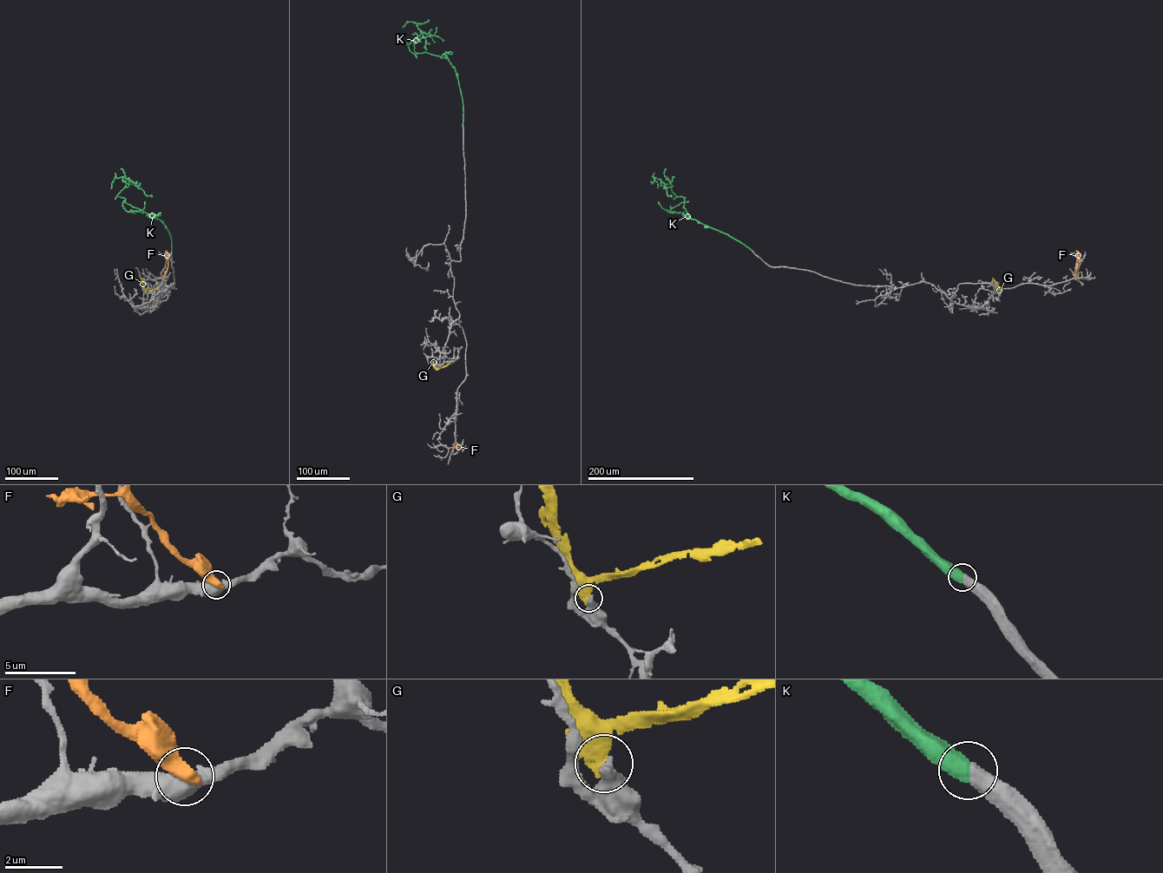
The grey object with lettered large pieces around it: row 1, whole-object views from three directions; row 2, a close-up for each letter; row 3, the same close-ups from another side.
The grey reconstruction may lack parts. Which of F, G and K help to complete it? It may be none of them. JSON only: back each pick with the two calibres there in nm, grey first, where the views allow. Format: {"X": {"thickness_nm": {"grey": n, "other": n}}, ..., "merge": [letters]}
{"K": {"thickness_nm": {"grey": 550, "other": 600}}, "merge": ["K"]}

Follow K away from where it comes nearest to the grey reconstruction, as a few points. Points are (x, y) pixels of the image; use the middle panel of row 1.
K: (463, 121), (454, 68), (446, 58), (412, 53), (408, 44), (422, 31), (414, 22), (402, 27)

